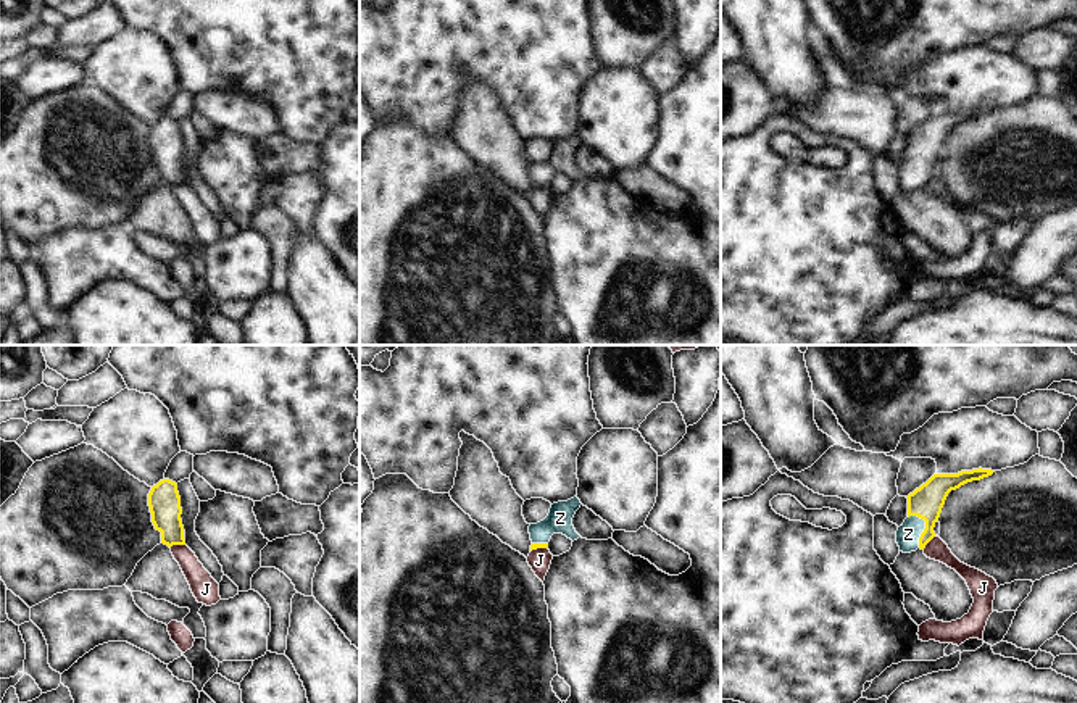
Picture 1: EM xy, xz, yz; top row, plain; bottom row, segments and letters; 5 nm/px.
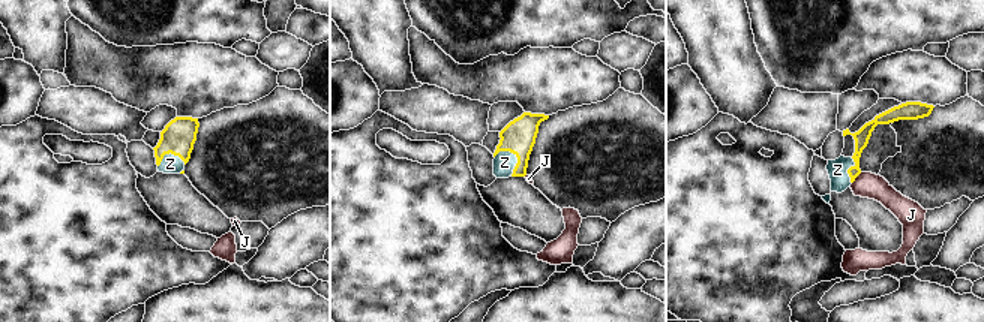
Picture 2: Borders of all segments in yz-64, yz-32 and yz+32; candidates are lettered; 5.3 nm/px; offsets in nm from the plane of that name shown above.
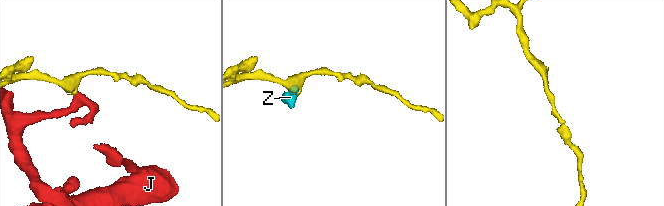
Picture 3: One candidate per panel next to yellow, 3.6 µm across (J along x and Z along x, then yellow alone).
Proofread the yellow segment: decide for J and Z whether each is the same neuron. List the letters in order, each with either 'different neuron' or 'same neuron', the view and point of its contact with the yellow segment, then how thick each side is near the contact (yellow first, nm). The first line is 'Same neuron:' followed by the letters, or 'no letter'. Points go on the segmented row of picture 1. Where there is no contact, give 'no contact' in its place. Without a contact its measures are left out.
Same neuron: Z
J: different neuron; contact xy (176, 544); calibres 160 and 120 nm
Z: same neuron; contact yz (926, 528); calibres 160 and 120 nm

